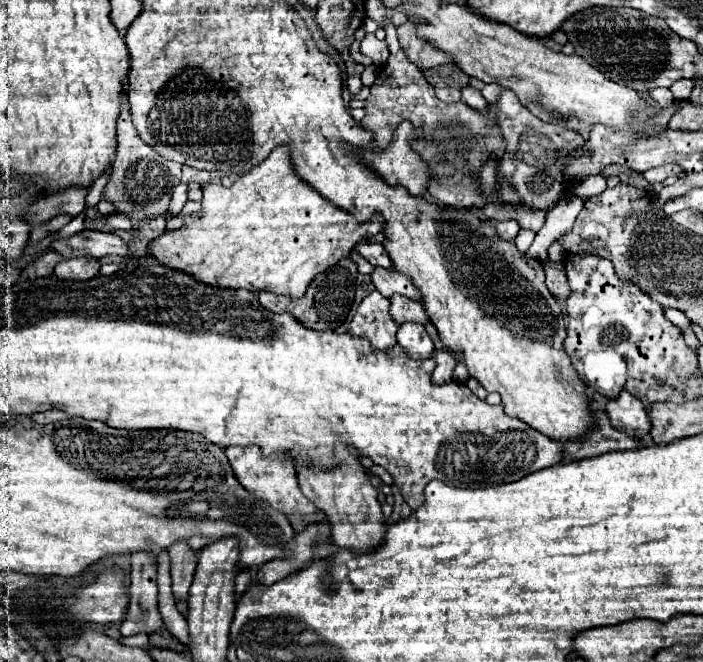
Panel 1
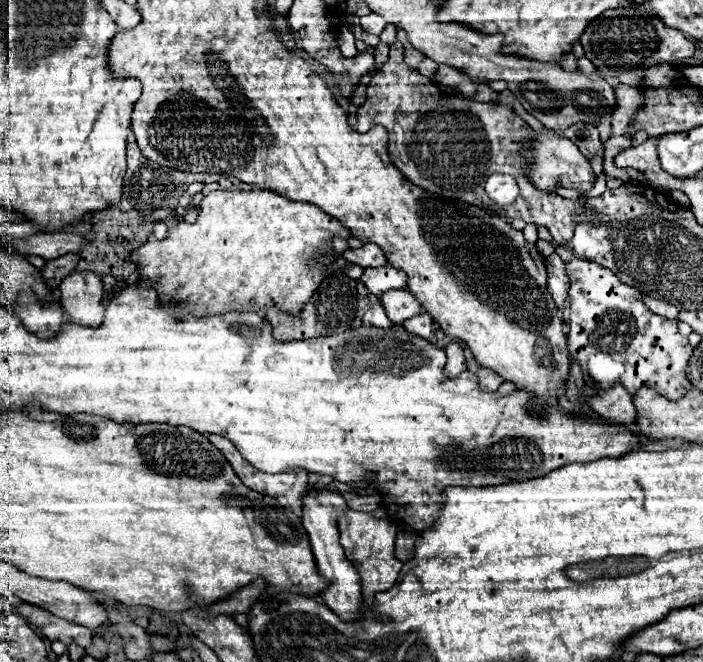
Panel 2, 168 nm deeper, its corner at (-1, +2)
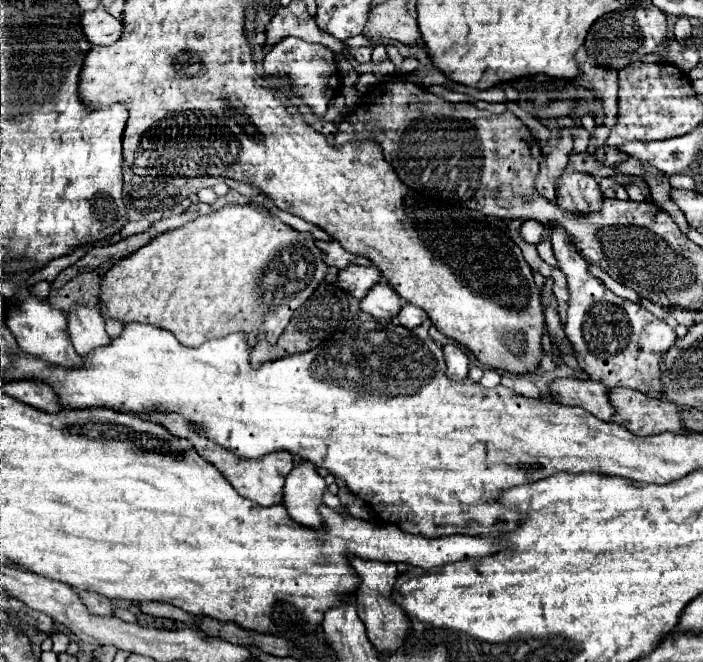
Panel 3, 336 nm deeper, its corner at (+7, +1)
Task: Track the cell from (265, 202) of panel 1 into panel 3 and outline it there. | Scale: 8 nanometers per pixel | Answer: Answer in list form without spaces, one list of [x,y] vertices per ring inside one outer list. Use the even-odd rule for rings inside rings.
[[[230,204],[208,216],[198,216],[178,230],[160,234],[132,256],[116,262],[102,276],[100,302],[108,318],[118,320],[120,324],[146,322],[158,326],[172,332],[176,340],[188,348],[196,348],[206,340],[224,338],[234,332],[242,332],[246,344],[254,348],[262,334],[268,344],[276,344],[292,318],[292,312],[312,296],[326,272],[328,266],[324,264],[324,254],[318,252],[312,234],[296,232],[254,204]]]

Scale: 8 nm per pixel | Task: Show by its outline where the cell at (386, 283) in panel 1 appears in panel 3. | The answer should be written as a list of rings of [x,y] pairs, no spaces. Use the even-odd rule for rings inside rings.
[[[350,266],[350,268],[344,268],[338,272],[338,278],[336,278],[336,284],[350,292],[354,298],[364,298],[366,292],[380,282],[380,270],[376,266]]]

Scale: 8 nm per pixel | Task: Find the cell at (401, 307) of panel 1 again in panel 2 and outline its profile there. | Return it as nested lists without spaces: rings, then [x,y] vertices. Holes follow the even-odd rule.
[[[396,289],[396,291],[388,291],[380,297],[384,309],[386,309],[386,315],[390,317],[392,323],[400,325],[404,323],[406,319],[410,319],[412,315],[420,315],[422,311],[422,305],[420,301],[406,289]]]

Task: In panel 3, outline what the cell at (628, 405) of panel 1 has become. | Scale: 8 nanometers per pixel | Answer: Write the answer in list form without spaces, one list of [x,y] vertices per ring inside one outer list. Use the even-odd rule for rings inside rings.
[[[558,378],[550,384],[550,394],[558,404],[580,406],[600,420],[610,420],[614,414],[606,386],[594,380]]]

